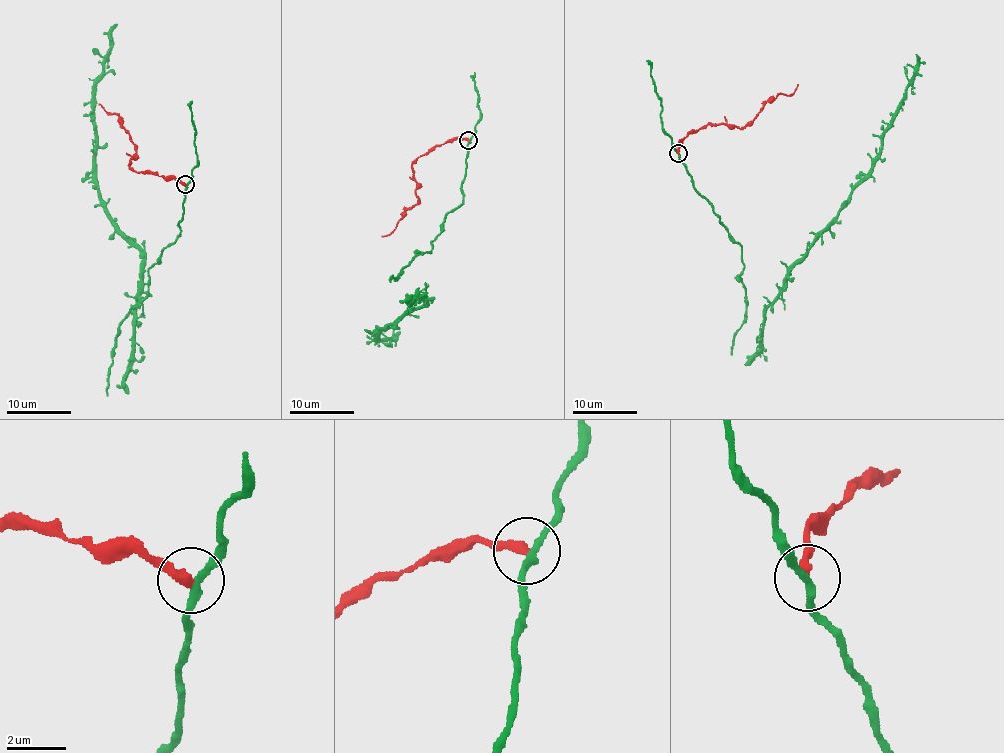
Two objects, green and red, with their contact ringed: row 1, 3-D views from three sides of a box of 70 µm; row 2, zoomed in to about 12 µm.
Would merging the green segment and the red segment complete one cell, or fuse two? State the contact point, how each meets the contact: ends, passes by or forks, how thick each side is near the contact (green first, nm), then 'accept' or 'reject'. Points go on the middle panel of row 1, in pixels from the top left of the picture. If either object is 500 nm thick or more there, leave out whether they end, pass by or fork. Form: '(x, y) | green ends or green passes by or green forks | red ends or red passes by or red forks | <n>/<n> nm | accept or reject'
(468, 140) | green passes by | red ends | 240/320 nm | reject

